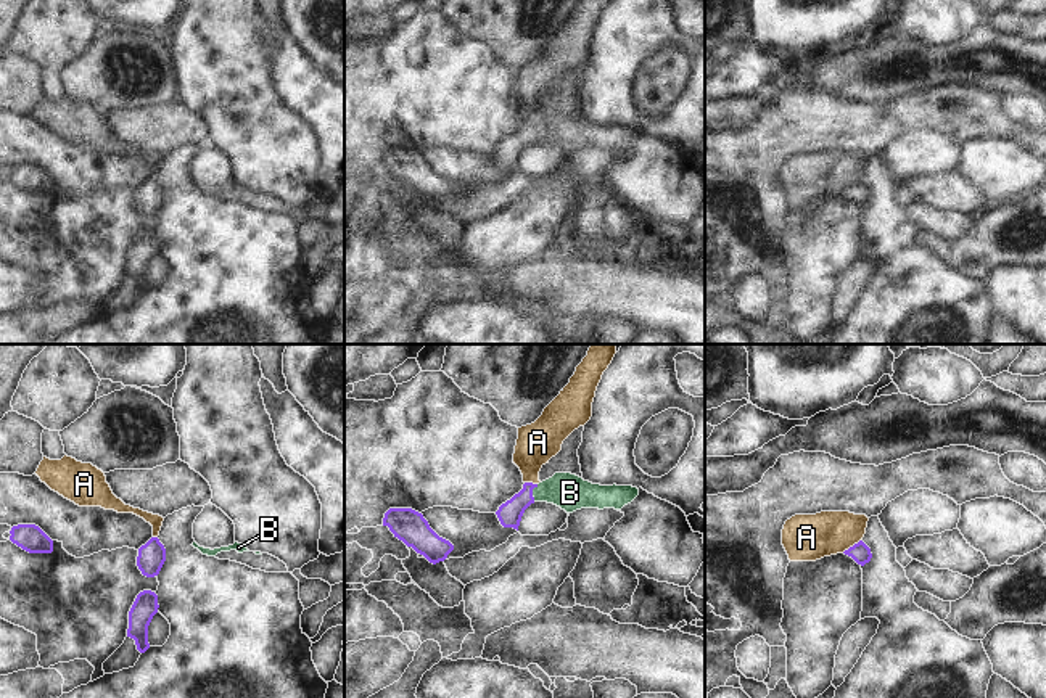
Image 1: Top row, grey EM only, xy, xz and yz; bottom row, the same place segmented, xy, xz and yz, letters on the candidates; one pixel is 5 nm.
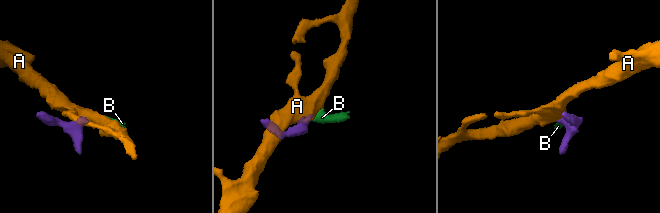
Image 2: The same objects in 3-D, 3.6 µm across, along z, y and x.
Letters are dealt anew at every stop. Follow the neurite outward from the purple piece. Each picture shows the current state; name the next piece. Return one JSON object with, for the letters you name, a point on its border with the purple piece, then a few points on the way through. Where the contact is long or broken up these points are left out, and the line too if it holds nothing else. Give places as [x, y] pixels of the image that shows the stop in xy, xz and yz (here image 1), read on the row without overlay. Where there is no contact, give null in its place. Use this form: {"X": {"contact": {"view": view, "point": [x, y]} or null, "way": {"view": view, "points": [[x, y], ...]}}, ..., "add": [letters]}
{"B": {"contact": {"view": "xz", "point": [531, 132]}, "way": {"view": "xz", "points": [[509, 153], [531, 132], [570, 132]]}}, "add": ["B"]}

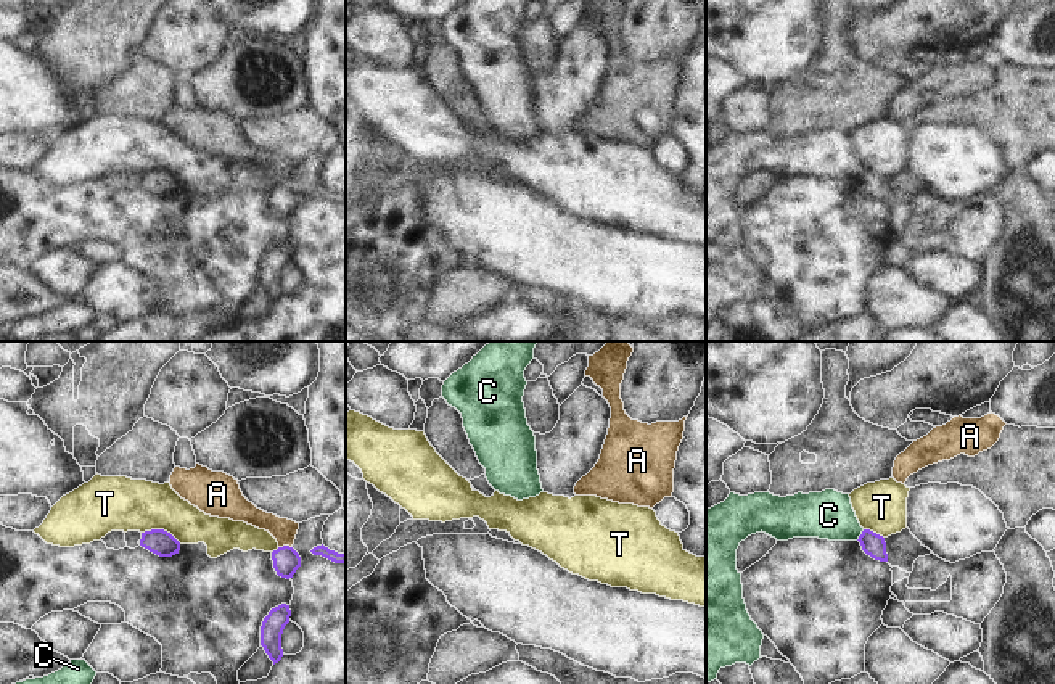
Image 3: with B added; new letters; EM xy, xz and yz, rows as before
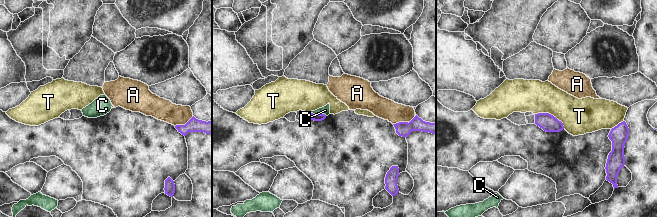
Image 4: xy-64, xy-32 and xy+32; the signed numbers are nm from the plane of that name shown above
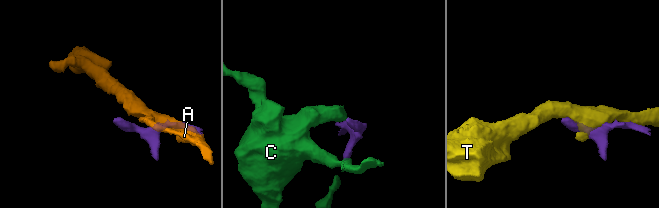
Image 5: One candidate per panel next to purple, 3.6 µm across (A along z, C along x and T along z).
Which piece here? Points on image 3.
{"add": []}

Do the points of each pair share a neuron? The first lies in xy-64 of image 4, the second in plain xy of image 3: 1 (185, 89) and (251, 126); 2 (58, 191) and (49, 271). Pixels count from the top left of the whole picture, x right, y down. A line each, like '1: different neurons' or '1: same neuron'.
1: same neuron
2: different neurons

